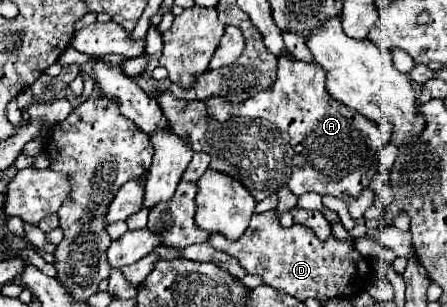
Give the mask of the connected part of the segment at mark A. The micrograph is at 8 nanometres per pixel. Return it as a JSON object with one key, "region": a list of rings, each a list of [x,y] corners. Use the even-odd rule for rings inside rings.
{"region":[[[282,55],[278,59],[278,79],[276,83],[264,91],[264,93],[256,93],[252,99],[234,105],[228,103],[222,97],[210,97],[206,99],[208,103],[208,113],[212,119],[218,121],[228,121],[230,117],[260,117],[266,121],[272,121],[274,125],[278,125],[282,131],[286,131],[290,135],[290,143],[294,147],[294,169],[288,181],[288,189],[300,197],[302,193],[308,191],[316,191],[320,195],[332,195],[338,199],[344,199],[346,195],[356,199],[372,181],[372,177],[376,175],[378,169],[378,151],[390,141],[390,133],[392,133],[392,125],[386,125],[386,133],[370,119],[362,117],[360,113],[354,113],[354,109],[334,101],[334,97],[330,97],[330,93],[326,93],[326,73],[322,73],[322,67],[316,63],[304,63],[294,59],[292,55]]]}

